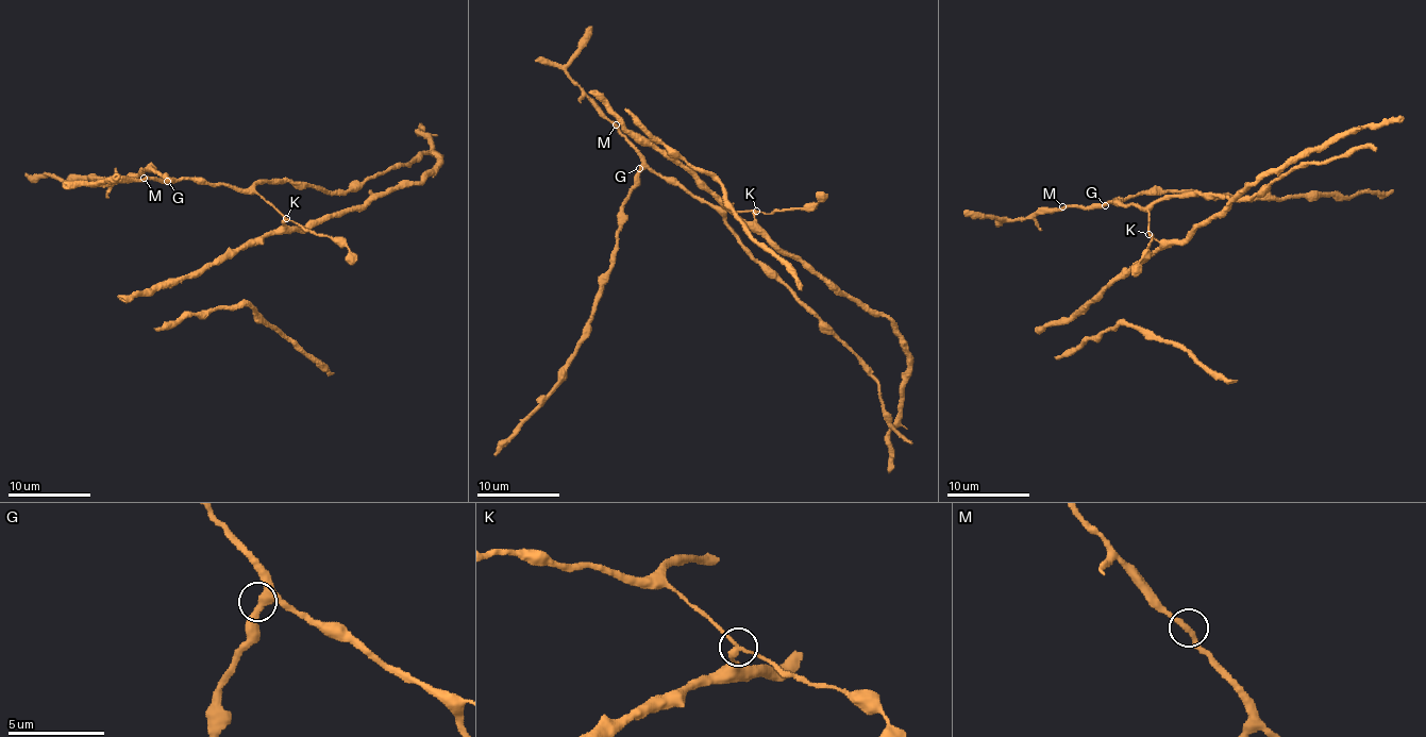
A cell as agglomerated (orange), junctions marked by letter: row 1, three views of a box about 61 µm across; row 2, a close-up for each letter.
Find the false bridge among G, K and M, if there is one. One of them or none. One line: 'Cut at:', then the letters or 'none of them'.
Cut at: none of them

